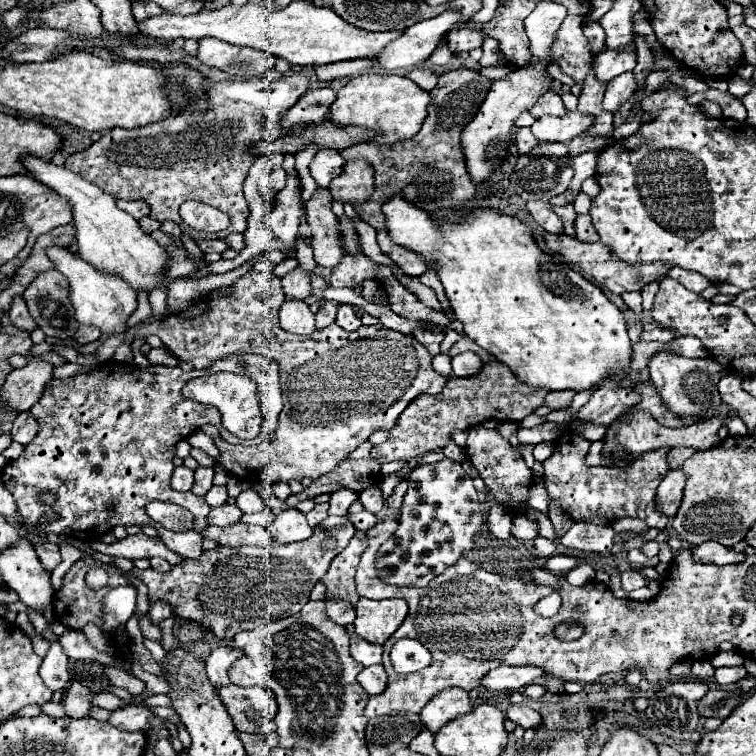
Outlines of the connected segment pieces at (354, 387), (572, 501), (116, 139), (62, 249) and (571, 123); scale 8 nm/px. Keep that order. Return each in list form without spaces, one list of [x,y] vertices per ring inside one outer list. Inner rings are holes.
[[[247,272],[247,274],[241,276],[235,284],[227,286],[225,290],[227,290],[227,292],[223,292],[223,294],[213,294],[213,292],[211,292],[211,294],[207,294],[205,298],[201,298],[199,302],[195,302],[195,304],[191,304],[189,308],[185,308],[183,312],[169,314],[169,316],[157,320],[155,324],[139,324],[139,326],[129,328],[129,330],[125,332],[127,340],[115,350],[115,360],[117,360],[117,362],[133,362],[133,354],[131,354],[131,348],[129,348],[131,340],[133,340],[135,336],[147,338],[147,336],[151,336],[151,334],[157,334],[157,336],[163,340],[163,346],[165,346],[169,352],[173,352],[181,362],[189,362],[193,368],[207,368],[213,360],[225,358],[225,356],[229,356],[229,354],[251,354],[251,352],[255,352],[255,354],[263,354],[265,358],[275,360],[275,362],[279,364],[279,376],[281,376],[283,410],[281,410],[281,414],[279,414],[279,426],[277,426],[277,430],[275,430],[275,434],[273,434],[271,440],[267,440],[267,442],[263,442],[263,444],[257,444],[257,446],[231,446],[231,444],[227,444],[227,442],[219,436],[219,430],[217,430],[215,426],[205,424],[205,426],[201,428],[205,434],[209,434],[209,436],[215,440],[215,446],[219,448],[219,456],[215,458],[215,464],[225,466],[227,472],[231,472],[233,476],[241,478],[241,480],[245,480],[245,482],[249,482],[249,484],[261,482],[261,480],[267,480],[267,482],[279,482],[279,480],[281,480],[281,482],[287,482],[287,480],[291,480],[291,478],[293,478],[293,480],[303,480],[303,478],[315,480],[315,478],[331,472],[331,470],[333,470],[335,466],[339,466],[359,444],[363,444],[375,430],[391,430],[391,426],[397,422],[399,414],[405,410],[405,406],[407,406],[413,398],[417,398],[417,396],[421,396],[421,394],[439,394],[441,388],[443,388],[445,382],[447,382],[447,378],[443,378],[441,374],[437,374],[437,372],[431,368],[431,354],[427,352],[427,348],[425,348],[423,344],[419,344],[413,336],[401,334],[401,332],[397,332],[397,330],[379,328],[379,326],[361,326],[361,328],[357,328],[355,332],[347,332],[347,330],[343,330],[343,328],[341,328],[339,324],[335,324],[335,322],[329,324],[327,328],[315,328],[311,336],[297,336],[297,334],[291,334],[291,332],[287,332],[287,330],[283,330],[283,328],[279,326],[278,311],[286,297],[282,290],[281,279],[275,276],[275,274],[271,274],[271,272]]]
[[[563,432],[563,436],[557,440],[555,452],[543,462],[545,476],[543,484],[551,500],[557,500],[567,516],[571,516],[575,522],[591,522],[591,524],[611,524],[621,518],[639,518],[649,528],[663,530],[669,524],[669,518],[663,514],[657,514],[655,510],[655,492],[659,482],[669,472],[669,466],[665,462],[665,454],[669,450],[653,450],[653,454],[645,454],[645,458],[639,458],[633,462],[629,470],[617,470],[617,468],[589,468],[585,466],[585,454],[589,450],[591,442],[573,434]]]
[[[303,74],[283,76],[279,80],[251,78],[217,82],[205,92],[205,100],[209,104],[207,110],[189,108],[177,116],[169,116],[135,130],[111,128],[89,148],[71,154],[65,164],[71,170],[77,170],[85,180],[109,190],[115,198],[145,200],[151,208],[149,216],[153,220],[171,220],[179,224],[179,228],[195,242],[245,232],[249,206],[243,198],[243,182],[255,160],[253,146],[261,140],[281,136],[281,118],[307,90],[309,80]],[[187,200],[197,200],[227,212],[231,226],[223,232],[209,234],[181,224],[179,206]]]
[[[49,246],[45,252],[47,252],[47,258],[51,260],[53,268],[69,280],[69,300],[71,300],[71,306],[75,308],[77,322],[97,326],[107,336],[125,332],[125,322],[137,306],[135,290],[129,284],[125,286],[125,282],[117,274],[101,272],[93,264],[81,260],[67,246]]]
[[[565,112],[565,116],[541,116],[531,126],[531,132],[539,142],[563,142],[569,144],[575,136],[591,126],[591,118],[581,112]]]

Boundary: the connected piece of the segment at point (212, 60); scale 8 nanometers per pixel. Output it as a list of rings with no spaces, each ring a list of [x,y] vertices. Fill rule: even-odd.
[[[217,38],[199,40],[197,58],[205,66],[213,66],[213,68],[219,68],[223,72],[229,72],[229,74],[241,76],[241,78],[259,76],[259,74],[267,72],[269,68],[273,68],[273,64],[275,64],[273,54],[265,54],[265,52],[253,50],[253,48],[233,46],[233,44],[221,42]]]

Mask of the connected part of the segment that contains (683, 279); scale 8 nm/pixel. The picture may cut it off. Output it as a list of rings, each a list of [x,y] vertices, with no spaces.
[[[673,266],[673,268],[667,272],[667,278],[679,280],[687,290],[697,292],[697,294],[699,294],[701,290],[705,290],[707,286],[711,286],[711,282],[709,282],[705,276],[701,276],[701,274],[697,274],[697,272],[683,270],[683,268],[679,268],[679,266]]]

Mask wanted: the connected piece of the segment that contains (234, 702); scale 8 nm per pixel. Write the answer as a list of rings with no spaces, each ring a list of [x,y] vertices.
[[[225,686],[221,690],[221,700],[233,718],[235,728],[251,734],[267,734],[275,732],[275,716],[277,716],[277,700],[269,688],[251,686]]]

